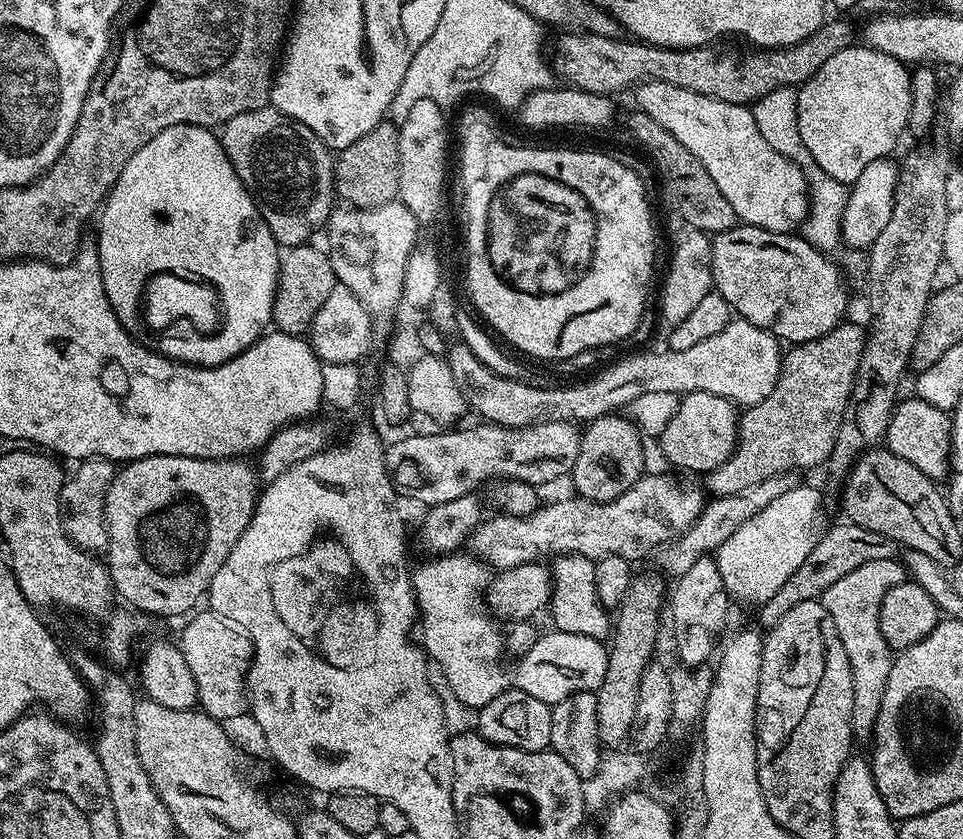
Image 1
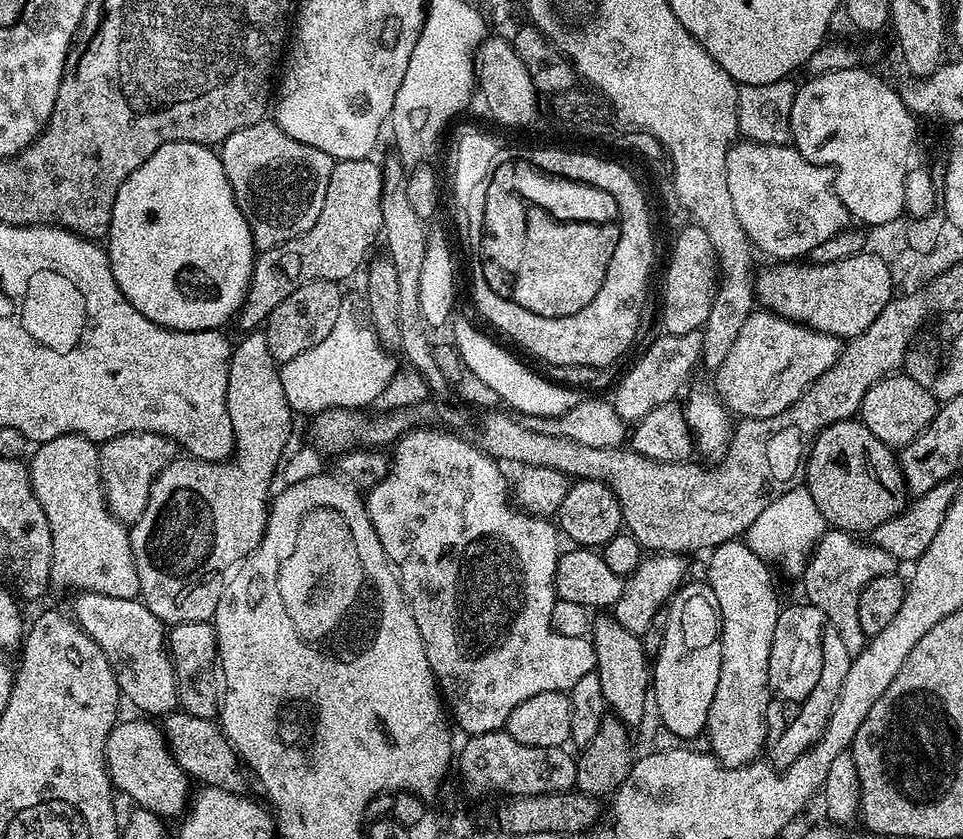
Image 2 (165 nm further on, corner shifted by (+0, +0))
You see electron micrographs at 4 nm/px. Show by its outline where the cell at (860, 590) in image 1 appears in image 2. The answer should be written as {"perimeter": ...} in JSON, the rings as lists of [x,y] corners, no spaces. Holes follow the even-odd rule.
{"perimeter":[[[839,530],[825,531],[808,560],[802,577],[807,603],[814,605],[838,630],[842,646],[846,646],[849,657],[858,655],[864,649],[866,637],[858,622],[858,597],[866,590],[866,582],[874,582],[879,576],[891,576],[897,571],[898,561],[871,542],[865,542],[853,533]]]}

